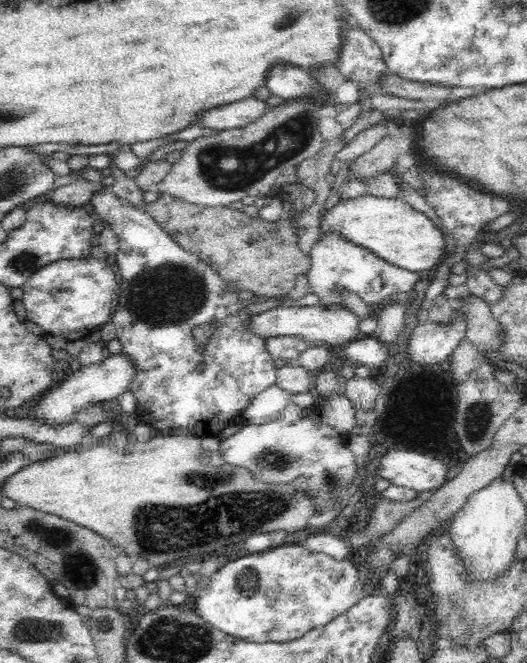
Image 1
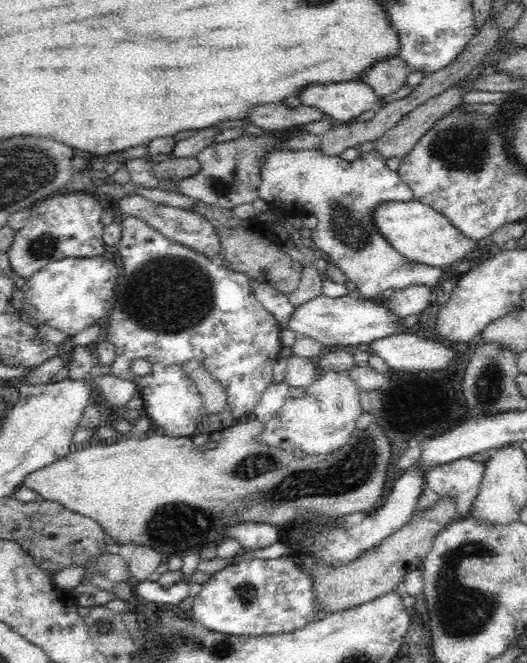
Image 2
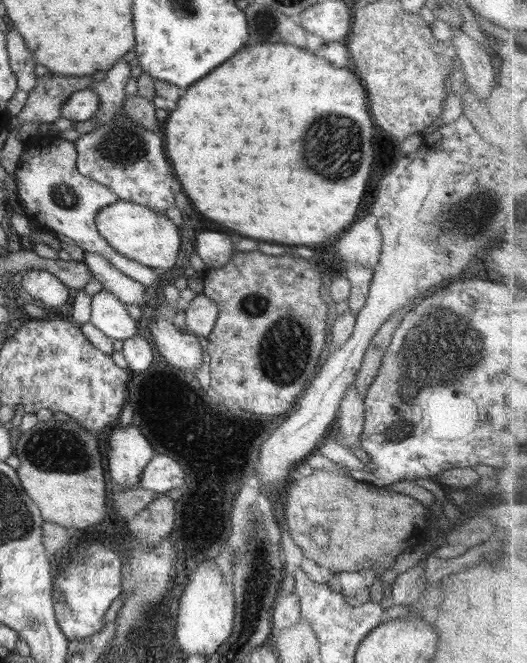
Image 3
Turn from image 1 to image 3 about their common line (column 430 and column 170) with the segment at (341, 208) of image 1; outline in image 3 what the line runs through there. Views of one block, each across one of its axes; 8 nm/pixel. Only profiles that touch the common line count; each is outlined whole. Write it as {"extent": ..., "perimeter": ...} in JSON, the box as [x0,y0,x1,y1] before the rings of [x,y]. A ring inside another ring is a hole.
{"extent":[96,199,180,274],"perimeter":[[[118,199],[96,213],[96,230],[118,254],[139,262],[148,268],[169,274],[180,247],[179,230],[165,214],[158,214],[146,206]]]}

